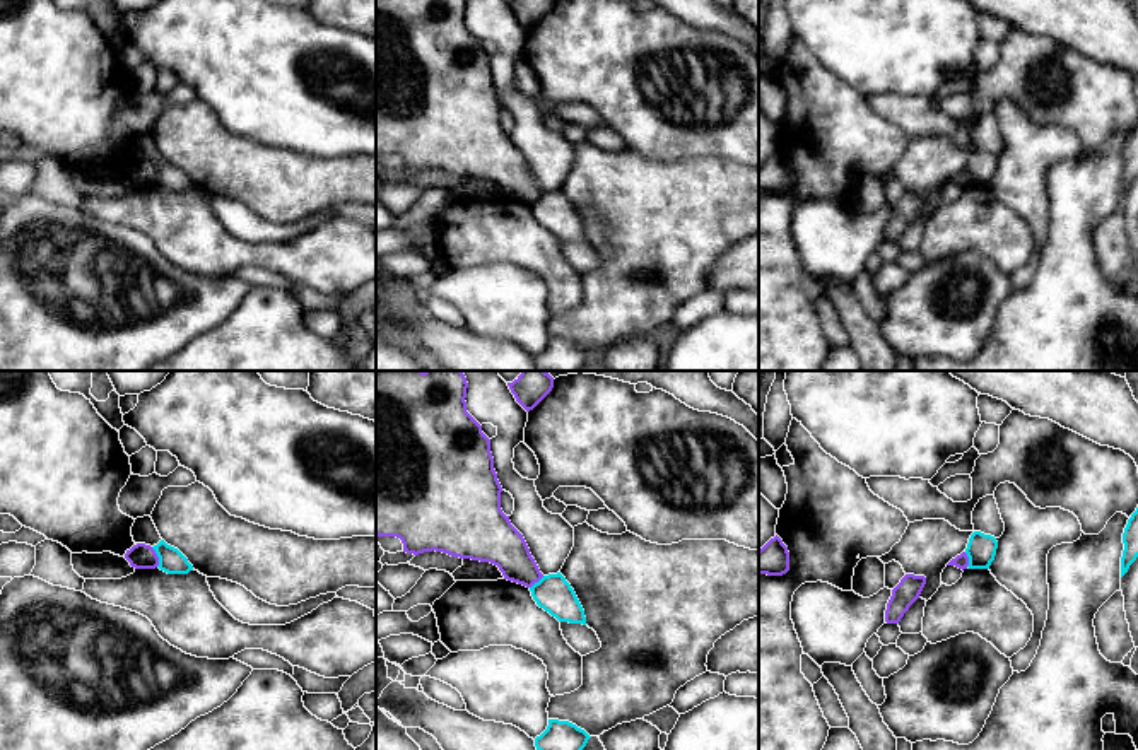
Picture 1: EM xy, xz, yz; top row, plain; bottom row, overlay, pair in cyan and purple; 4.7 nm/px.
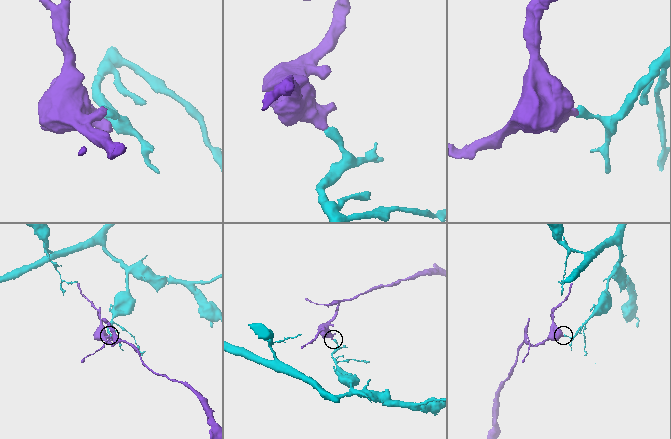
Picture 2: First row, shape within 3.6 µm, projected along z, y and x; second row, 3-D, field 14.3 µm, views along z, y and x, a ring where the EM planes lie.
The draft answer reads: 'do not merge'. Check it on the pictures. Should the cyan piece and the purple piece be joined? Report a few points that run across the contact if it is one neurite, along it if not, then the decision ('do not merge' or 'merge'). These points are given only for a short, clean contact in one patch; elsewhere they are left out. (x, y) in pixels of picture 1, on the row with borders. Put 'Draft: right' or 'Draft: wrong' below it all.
xy (151, 547), (158, 557), (158, 566) | do not merge
Draft: right

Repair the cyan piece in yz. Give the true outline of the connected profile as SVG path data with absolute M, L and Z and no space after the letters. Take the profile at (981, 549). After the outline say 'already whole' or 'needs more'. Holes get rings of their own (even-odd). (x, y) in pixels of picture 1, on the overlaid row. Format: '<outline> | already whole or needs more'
M974 531L969 538L965 554L969 557L969 569L989 569L994 560L998 542L991 535Z | already whole

